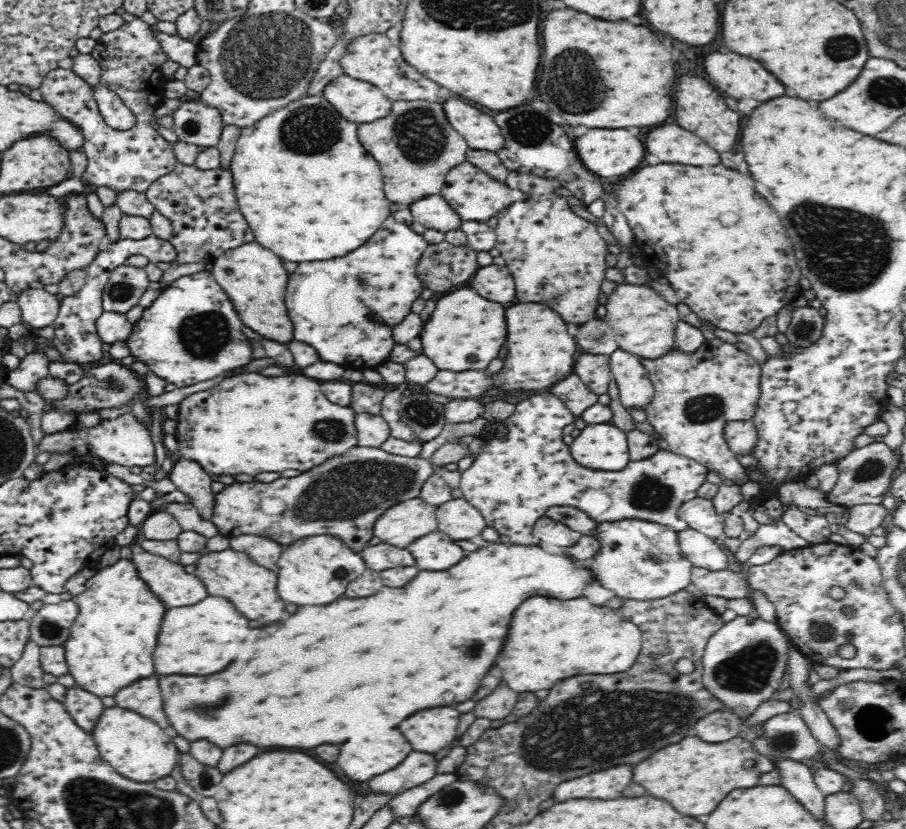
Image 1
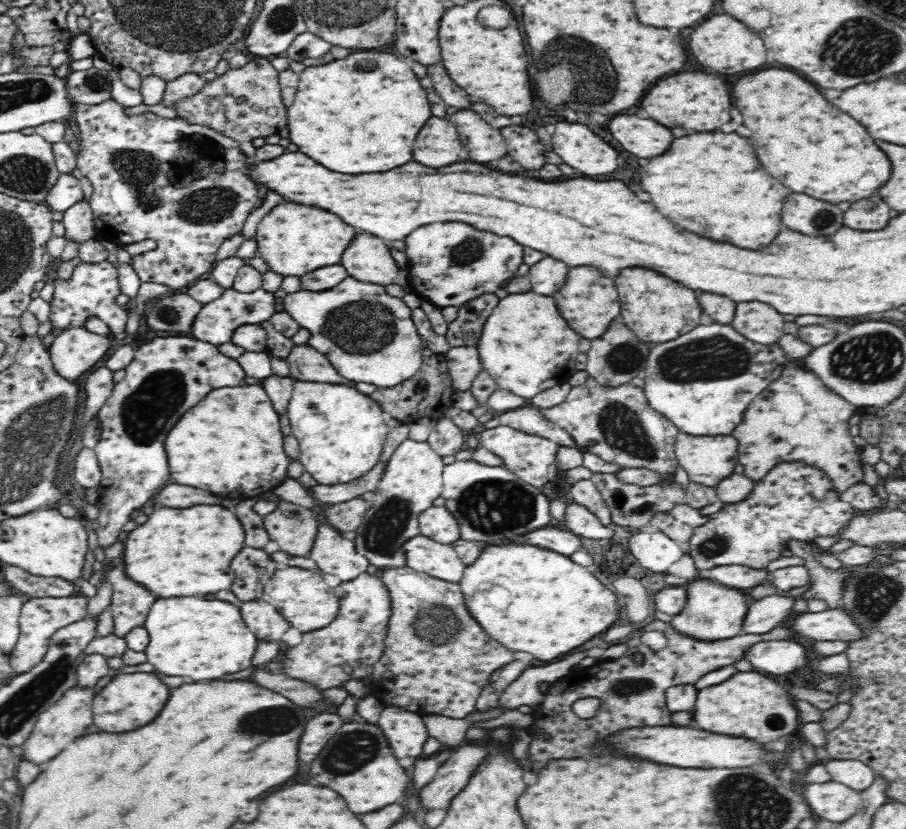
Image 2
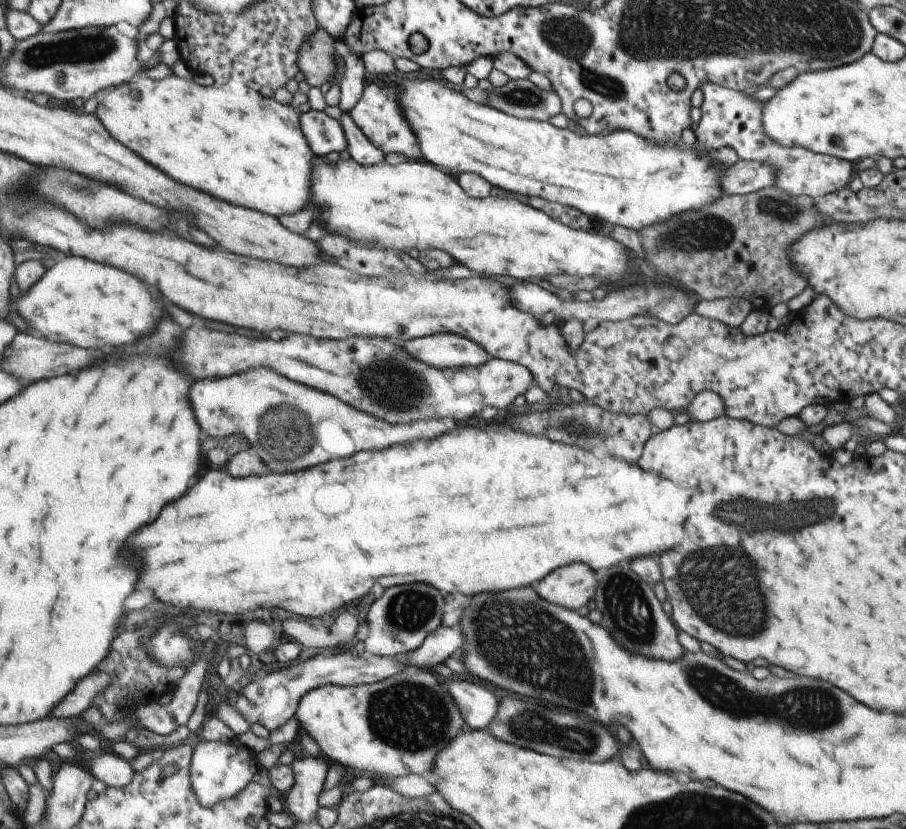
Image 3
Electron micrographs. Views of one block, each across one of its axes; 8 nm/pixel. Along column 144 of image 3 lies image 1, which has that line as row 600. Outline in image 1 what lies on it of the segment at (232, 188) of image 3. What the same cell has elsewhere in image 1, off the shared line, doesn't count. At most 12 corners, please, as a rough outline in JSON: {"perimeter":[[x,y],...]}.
{"perimeter":[[132,559],[98,568],[63,644],[92,694],[154,674],[164,604]]}

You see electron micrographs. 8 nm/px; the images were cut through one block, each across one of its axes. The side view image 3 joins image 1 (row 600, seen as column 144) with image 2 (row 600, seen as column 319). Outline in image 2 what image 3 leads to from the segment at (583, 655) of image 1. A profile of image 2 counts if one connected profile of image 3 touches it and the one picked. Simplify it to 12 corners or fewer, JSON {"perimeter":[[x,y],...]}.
{"perimeter":[[484,548],[458,583],[482,629],[554,660],[616,620],[562,554]]}

